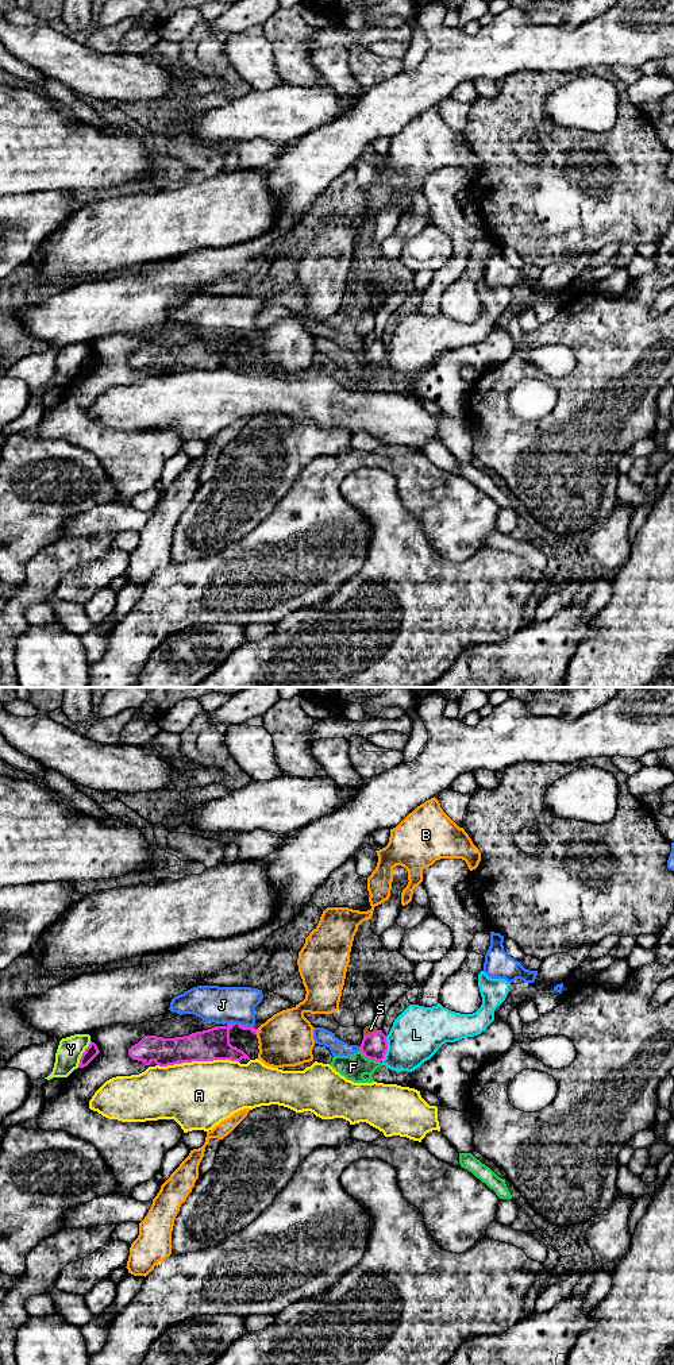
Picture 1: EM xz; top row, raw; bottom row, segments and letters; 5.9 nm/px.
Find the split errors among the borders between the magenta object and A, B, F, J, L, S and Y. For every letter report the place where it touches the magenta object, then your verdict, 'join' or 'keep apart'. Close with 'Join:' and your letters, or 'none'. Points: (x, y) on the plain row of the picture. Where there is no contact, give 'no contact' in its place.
A: xz (197, 369) | keep apart
B: xz (257, 339) | keep apart
F: xz (369, 366) | keep apart
J: xz (241, 334) | keep apart
L: xz (386, 357) | keep apart
S: xz (370, 343) | keep apart
Y: xz (83, 363) | keep apart
Join: none

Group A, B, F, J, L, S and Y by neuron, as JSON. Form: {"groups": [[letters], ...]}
{"groups": [["A"], ["B"], ["F", "J"], ["L"], ["S"], ["Y"]]}

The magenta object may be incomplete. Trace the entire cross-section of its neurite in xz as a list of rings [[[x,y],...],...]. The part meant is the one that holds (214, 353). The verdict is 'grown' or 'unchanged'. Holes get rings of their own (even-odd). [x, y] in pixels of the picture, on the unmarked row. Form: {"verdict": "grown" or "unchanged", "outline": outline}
{"verdict": "unchanged", "outline": [[[236,332],[215,335],[184,346],[163,347],[145,344],[128,358],[132,369],[150,374],[153,370],[159,375],[167,375],[192,370],[231,369],[240,370],[250,366],[230,352],[230,339]]]}

